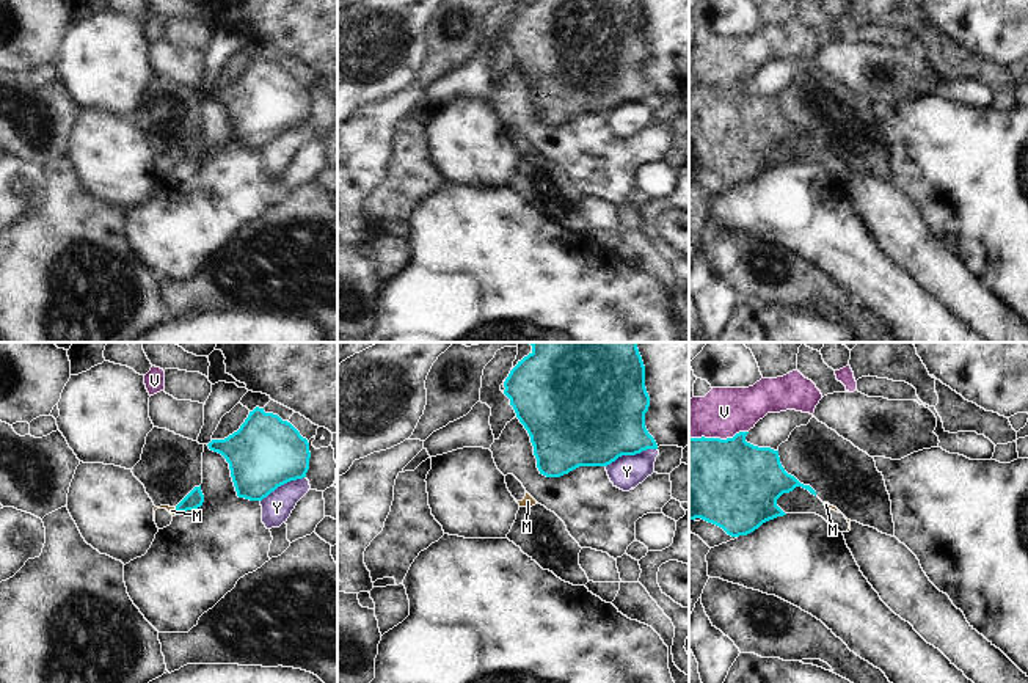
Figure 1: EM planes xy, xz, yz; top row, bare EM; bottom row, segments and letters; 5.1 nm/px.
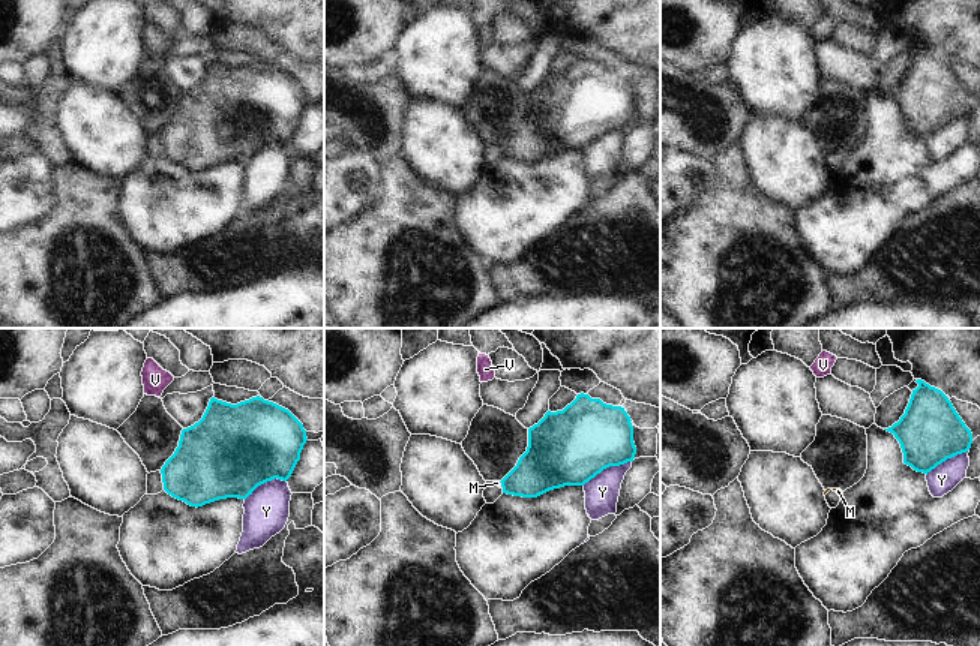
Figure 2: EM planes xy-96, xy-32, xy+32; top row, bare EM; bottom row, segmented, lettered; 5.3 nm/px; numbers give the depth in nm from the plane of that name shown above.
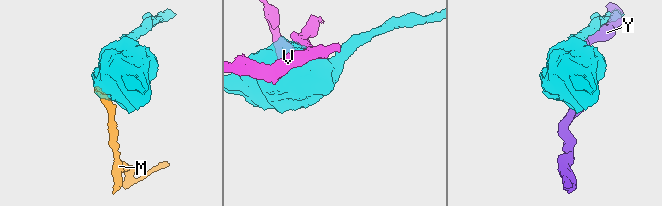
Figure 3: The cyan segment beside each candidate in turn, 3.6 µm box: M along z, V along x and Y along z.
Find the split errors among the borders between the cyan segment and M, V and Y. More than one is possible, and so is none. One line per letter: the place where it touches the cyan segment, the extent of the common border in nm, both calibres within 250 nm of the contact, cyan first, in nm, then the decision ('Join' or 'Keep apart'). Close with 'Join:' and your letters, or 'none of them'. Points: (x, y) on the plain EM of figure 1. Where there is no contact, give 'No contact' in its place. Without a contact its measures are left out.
M: Touches cyan at xy (176, 157). Shared border 40 nm. Thickness 90 nm (cyan) against 40 nm. Keep apart
V: Touches cyan at yz (718, 87). Shared border 300 nm. Thickness 460 nm (cyan) against 260 nm. Keep apart
Y: Touches cyan at xz (631, 102). Shared border 280 nm. Thickness 460 nm (cyan) against 170 nm. Keep apart
Join: none of them.

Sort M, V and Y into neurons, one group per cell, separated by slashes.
M V / Y

